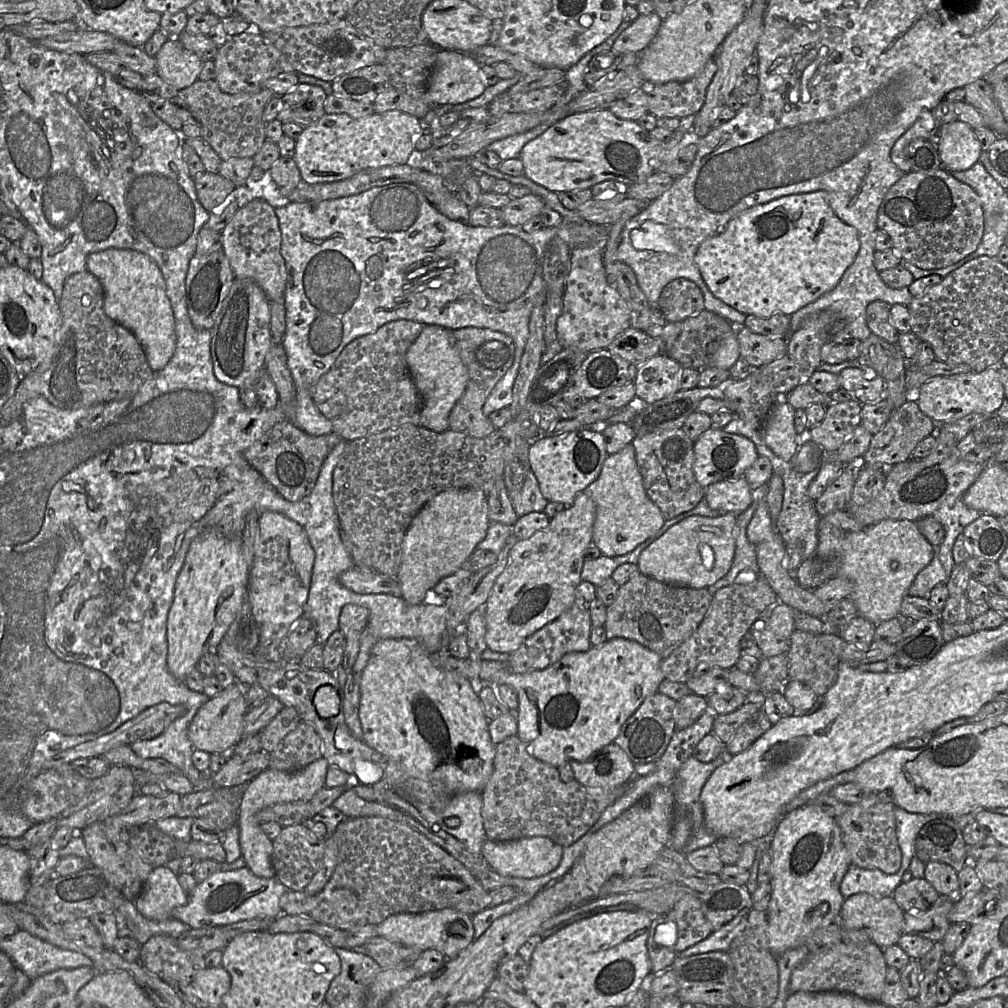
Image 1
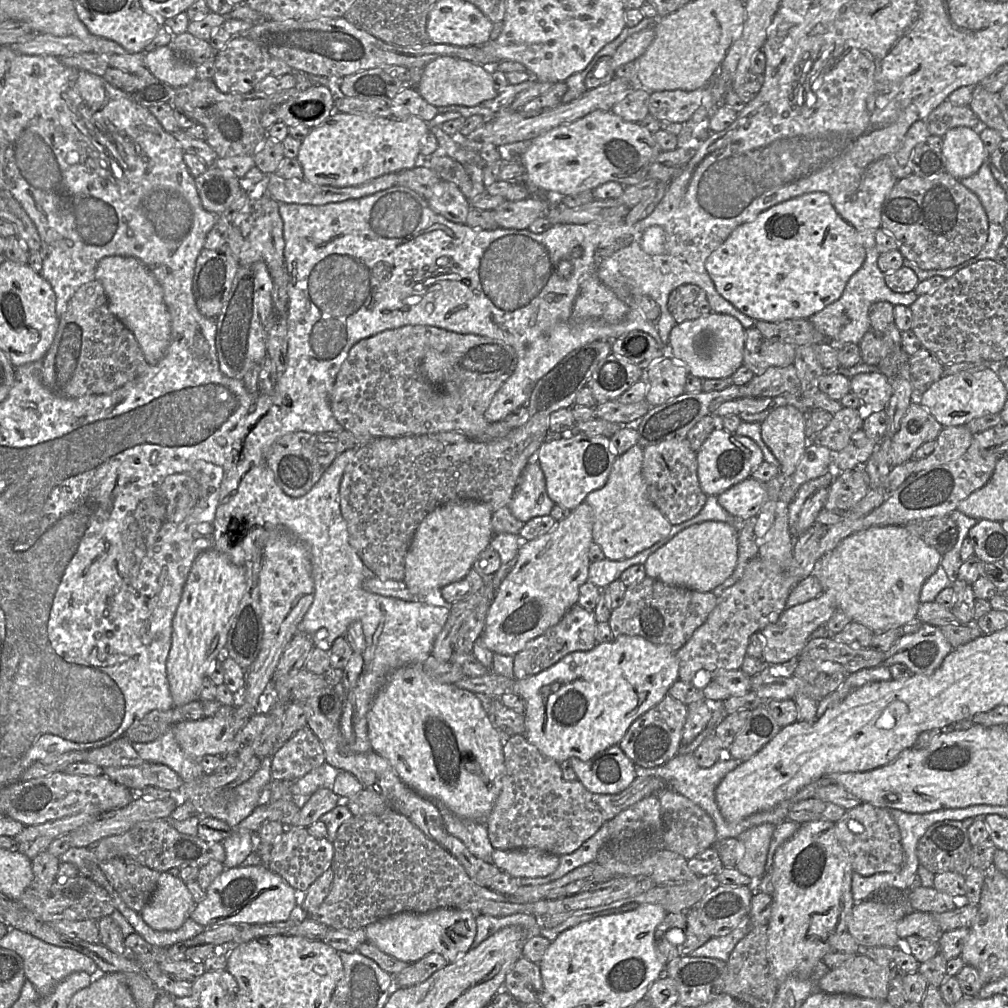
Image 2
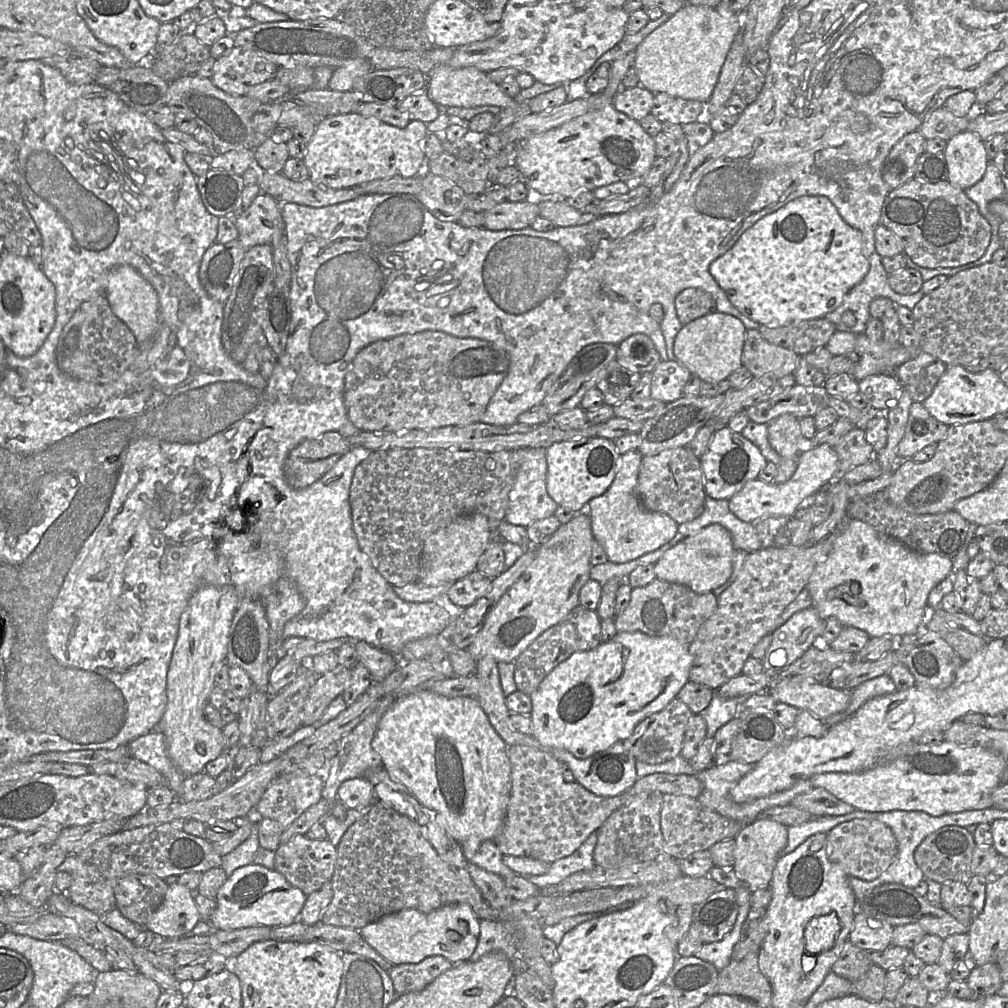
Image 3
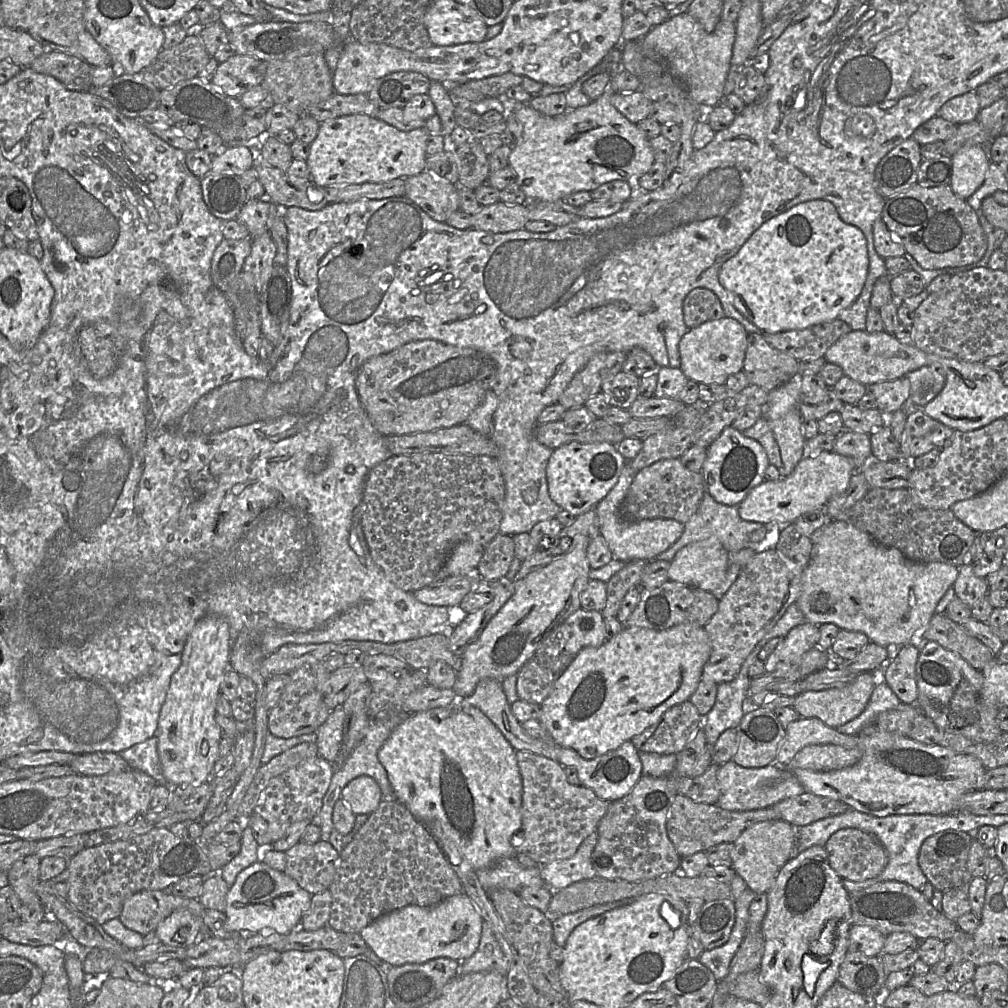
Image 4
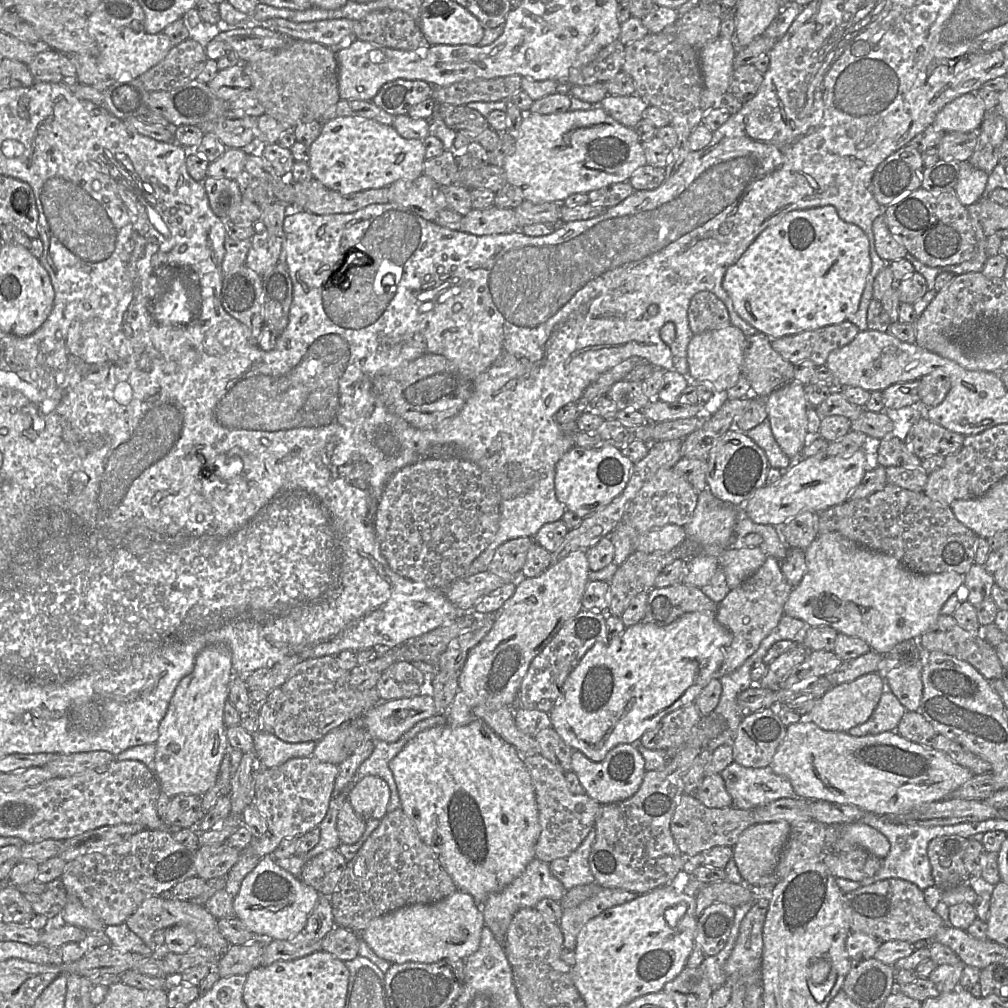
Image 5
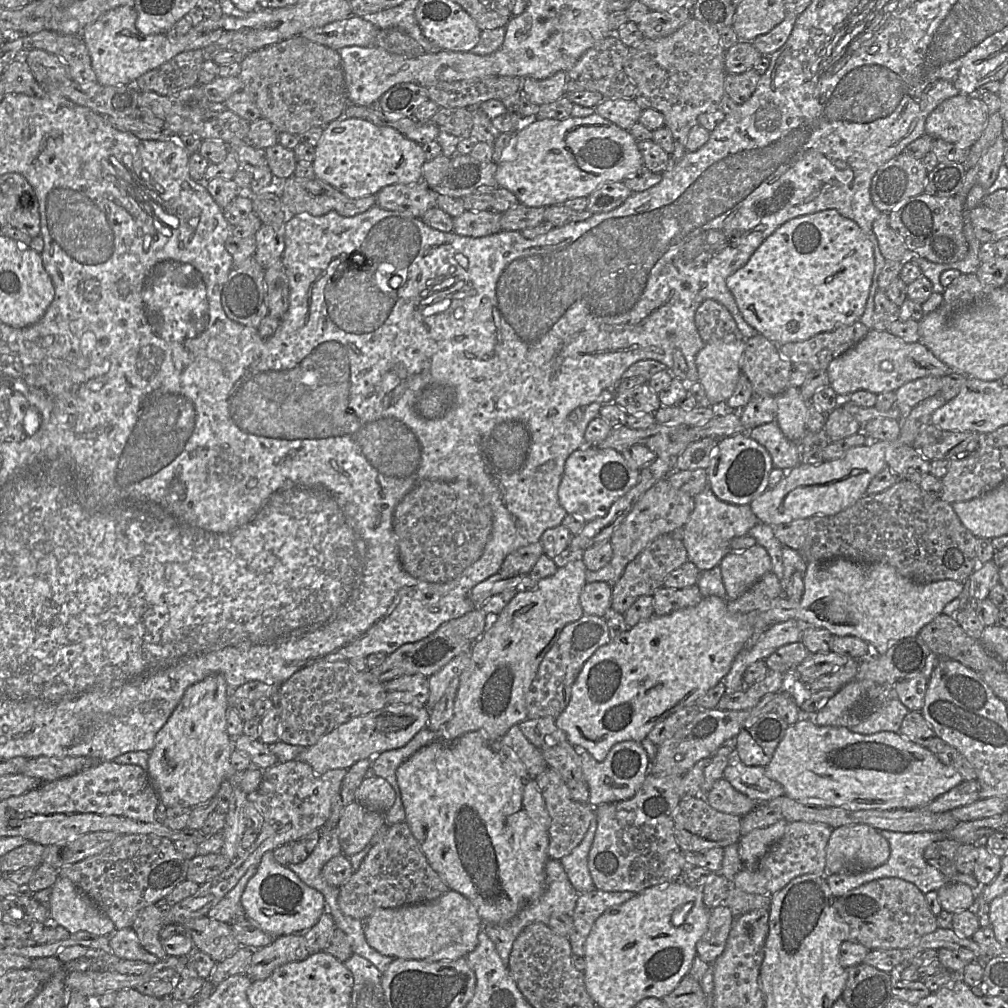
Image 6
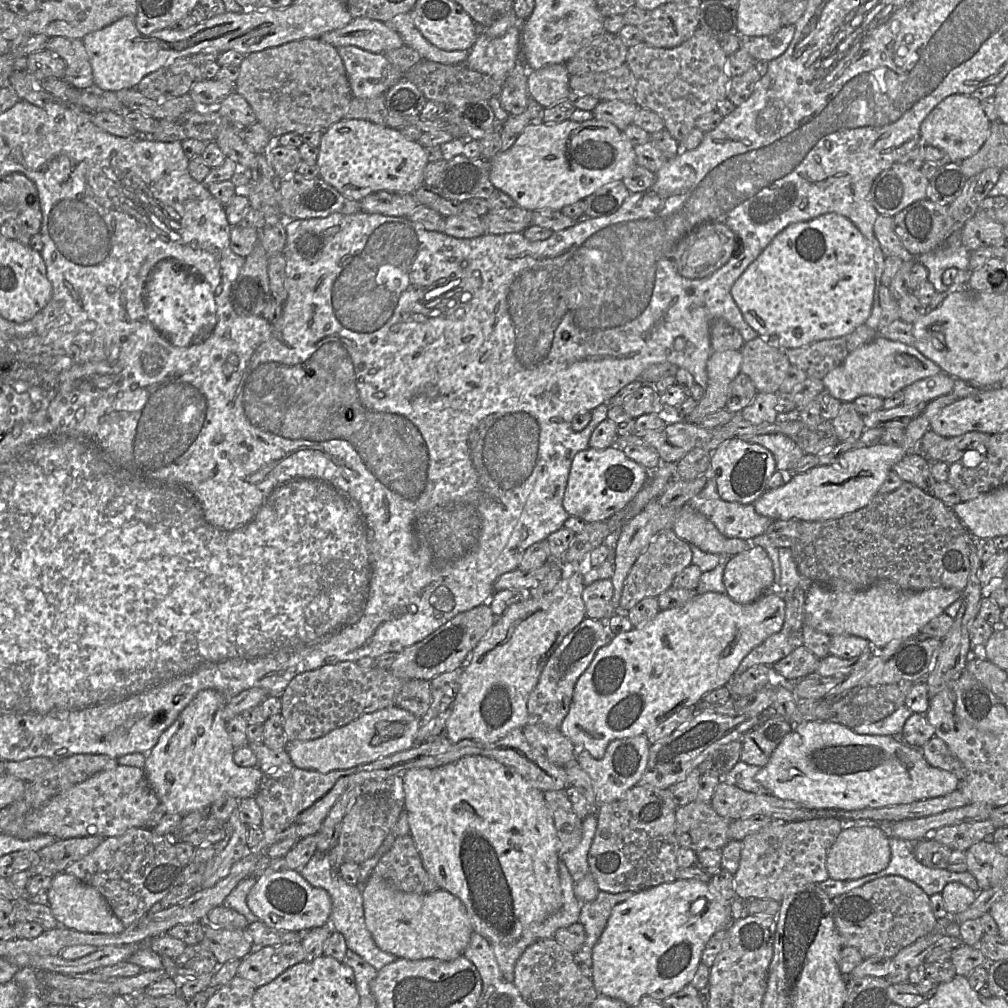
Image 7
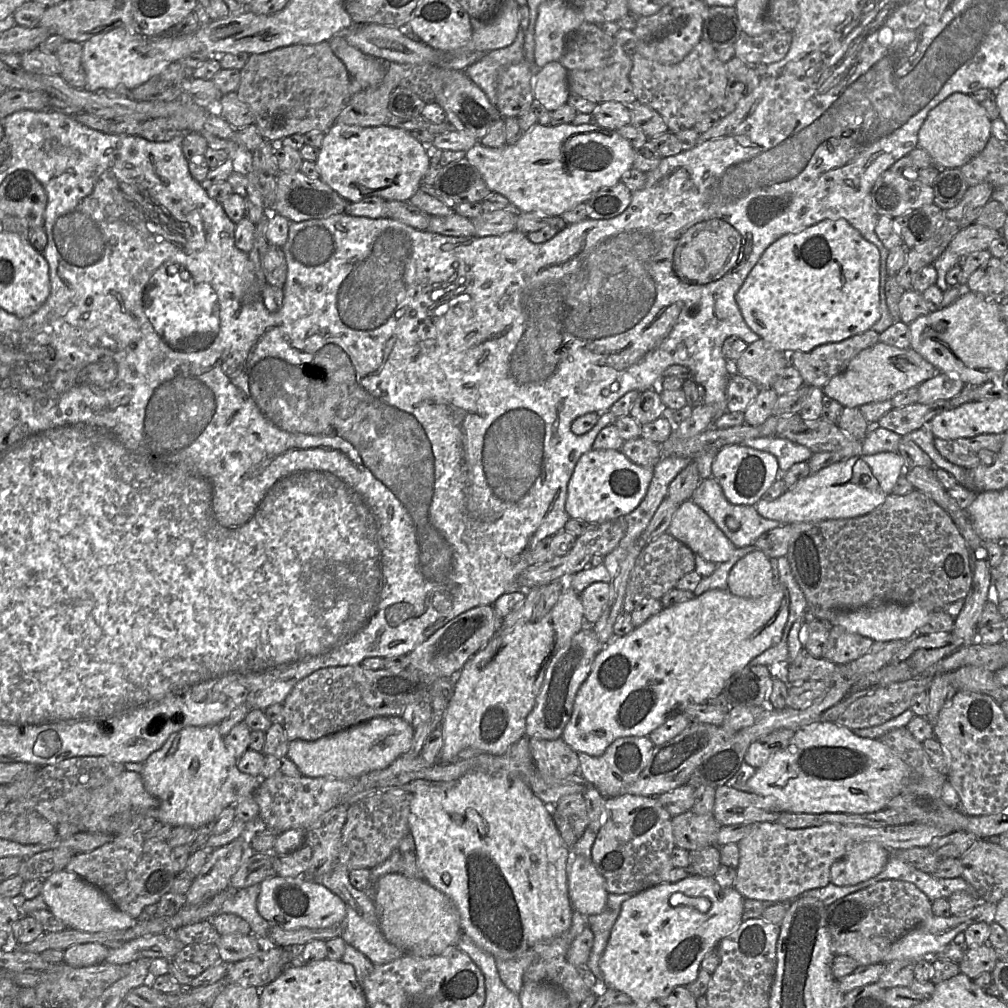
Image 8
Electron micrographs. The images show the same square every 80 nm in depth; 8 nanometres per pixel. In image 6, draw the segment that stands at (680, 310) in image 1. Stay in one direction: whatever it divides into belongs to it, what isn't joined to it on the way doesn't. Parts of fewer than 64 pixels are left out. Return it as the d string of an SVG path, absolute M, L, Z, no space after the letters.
M712 299L704 300L697 308L695 325L705 343L719 340L731 342L742 338L728 309Z

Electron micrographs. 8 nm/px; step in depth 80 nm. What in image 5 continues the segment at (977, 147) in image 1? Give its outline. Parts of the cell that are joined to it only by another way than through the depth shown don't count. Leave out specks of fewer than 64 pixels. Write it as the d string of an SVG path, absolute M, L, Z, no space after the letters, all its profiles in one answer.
M969 161L960 162L959 165L959 180L955 186L955 193L964 206L969 206L981 199L988 174L973 167Z

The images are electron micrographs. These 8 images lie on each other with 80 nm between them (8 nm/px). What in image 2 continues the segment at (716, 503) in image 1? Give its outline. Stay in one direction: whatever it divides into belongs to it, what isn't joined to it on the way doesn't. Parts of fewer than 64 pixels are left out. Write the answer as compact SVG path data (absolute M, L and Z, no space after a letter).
M749 477L719 494L717 501L731 515L747 520L757 516L768 498L765 484Z

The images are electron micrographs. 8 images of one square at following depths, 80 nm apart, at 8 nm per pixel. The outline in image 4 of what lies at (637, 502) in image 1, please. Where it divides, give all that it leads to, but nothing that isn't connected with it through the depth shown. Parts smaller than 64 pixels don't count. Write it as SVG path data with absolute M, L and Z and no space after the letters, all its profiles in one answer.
M627 461L619 479L610 492L595 506L600 535L605 538L612 552L612 559L623 562L653 558L670 548L682 535L684 524L673 519L647 519L629 521L622 516L622 504L631 487L636 472Z

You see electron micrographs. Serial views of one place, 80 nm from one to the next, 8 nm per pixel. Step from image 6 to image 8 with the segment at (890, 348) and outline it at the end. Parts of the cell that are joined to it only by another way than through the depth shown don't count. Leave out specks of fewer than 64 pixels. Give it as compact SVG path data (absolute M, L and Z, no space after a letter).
M879 341L855 356L847 368L822 389L826 396L844 407L858 408L871 402L891 400L897 393L918 387L937 373L938 370L911 347L900 349Z

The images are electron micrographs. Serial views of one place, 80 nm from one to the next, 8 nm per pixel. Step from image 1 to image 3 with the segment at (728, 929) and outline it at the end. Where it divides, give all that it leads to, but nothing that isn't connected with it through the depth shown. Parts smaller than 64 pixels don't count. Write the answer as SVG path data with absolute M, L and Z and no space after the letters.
M751 895L749 902L740 905L738 908L738 915L733 929L720 941L703 943L694 956L713 964L719 971L723 970L731 961L732 951L740 939L742 926L747 919L750 907Z

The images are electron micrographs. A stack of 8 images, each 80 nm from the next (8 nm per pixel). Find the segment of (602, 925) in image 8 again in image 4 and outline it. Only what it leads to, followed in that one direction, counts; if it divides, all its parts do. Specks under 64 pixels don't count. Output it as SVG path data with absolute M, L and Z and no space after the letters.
M626 898L610 903L598 904L560 917L552 922L553 941L563 948L567 938L578 925L591 918L602 915L614 907L631 904L635 899Z

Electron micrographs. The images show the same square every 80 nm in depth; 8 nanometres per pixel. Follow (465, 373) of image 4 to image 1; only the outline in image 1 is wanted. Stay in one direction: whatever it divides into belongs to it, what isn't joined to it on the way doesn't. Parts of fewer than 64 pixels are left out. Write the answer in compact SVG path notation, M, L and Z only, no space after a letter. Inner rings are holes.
M406 319L394 320L382 325L374 333L366 334L356 338L343 349L343 351L335 360L331 369L317 381L317 383L313 386L311 390L312 399L315 405L320 410L320 412L325 417L327 417L332 423L332 432L338 434L343 440L350 442L352 440L369 436L378 432L382 432L387 429L397 428L407 423L418 424L419 414L423 405L423 400L409 374L408 367L406 364L406 353L409 347L412 345L412 343L420 335L425 325L429 324L423 324L421 322ZM465 327L453 330L456 346L462 362L468 370L468 383L462 397L456 402L449 415L449 429L475 438L485 438L496 428L483 413L483 405L497 382L512 366L515 344L508 335L487 328Z

